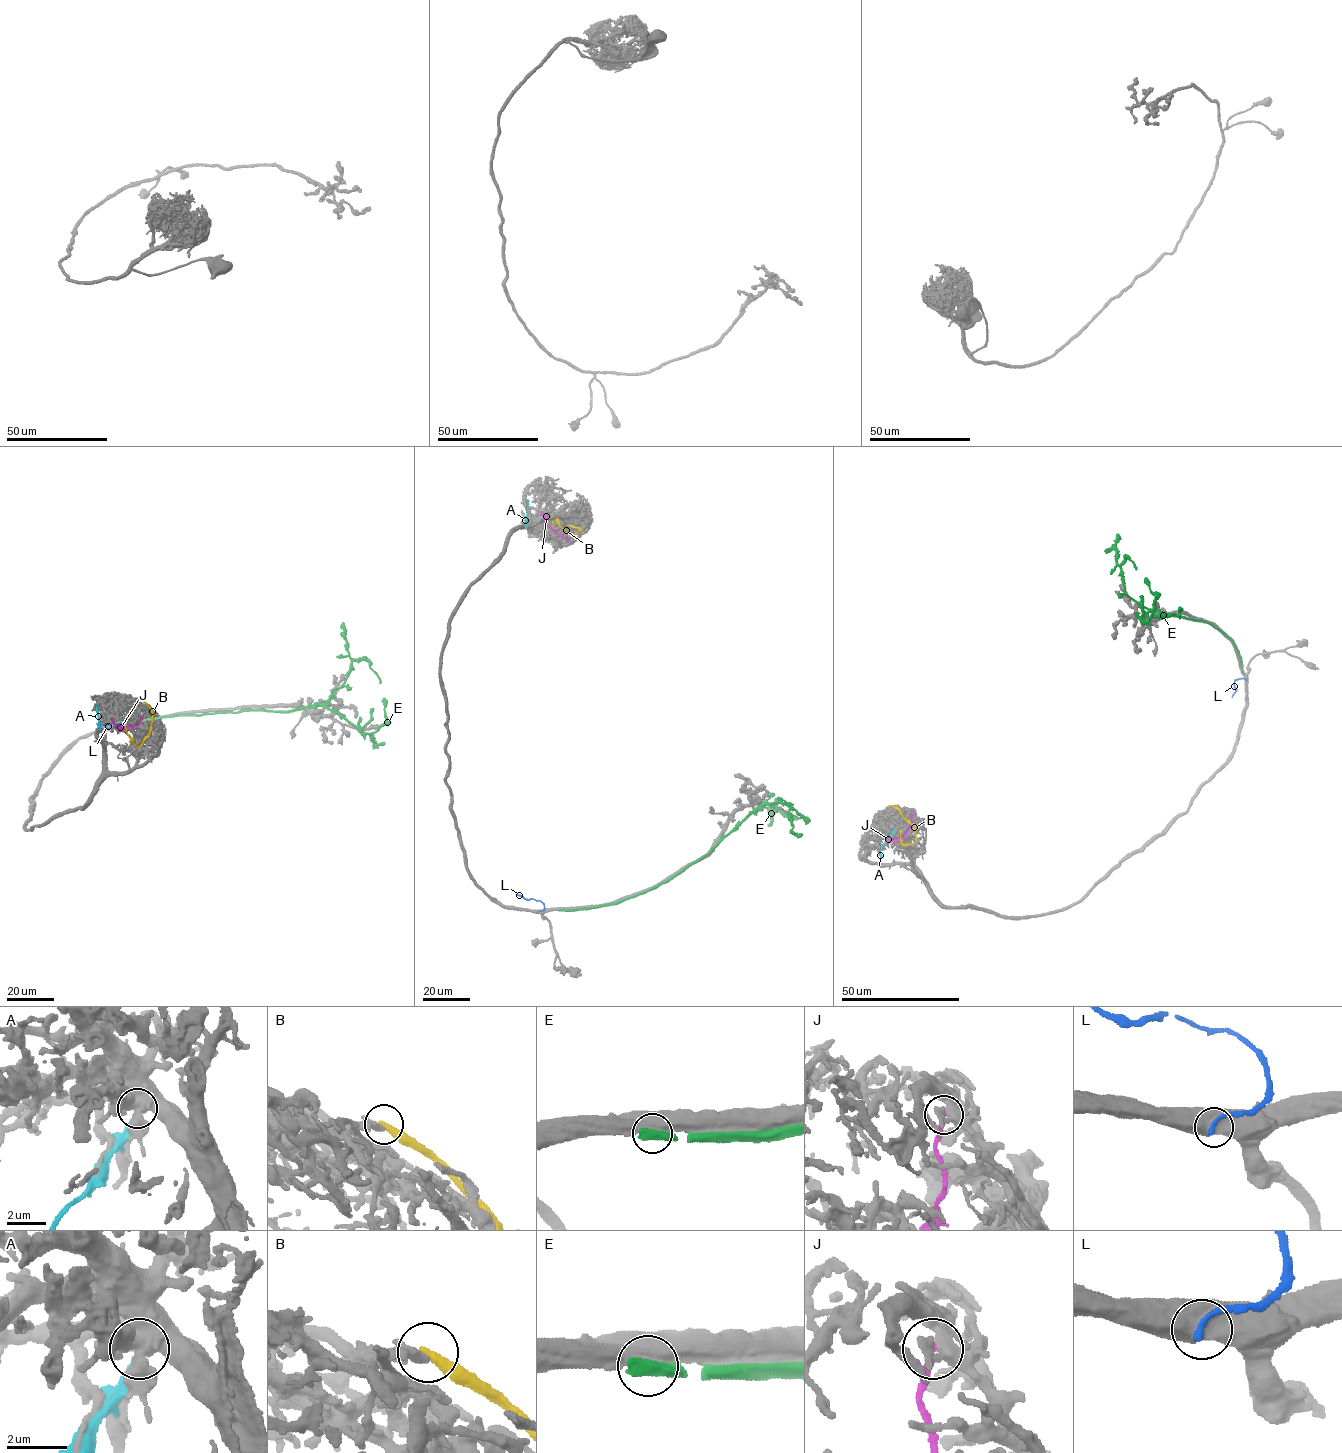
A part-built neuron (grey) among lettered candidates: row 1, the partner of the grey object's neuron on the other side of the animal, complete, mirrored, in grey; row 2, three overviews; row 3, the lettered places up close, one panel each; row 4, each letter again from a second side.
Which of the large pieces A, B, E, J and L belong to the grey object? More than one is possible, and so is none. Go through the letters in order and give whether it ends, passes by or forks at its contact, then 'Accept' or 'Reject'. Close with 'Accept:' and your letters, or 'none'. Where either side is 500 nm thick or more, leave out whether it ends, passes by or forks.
A: Reject
B: It ends there. Reject
E: Reject
J: It ends there. Reject
L: Reject
Accept: none

